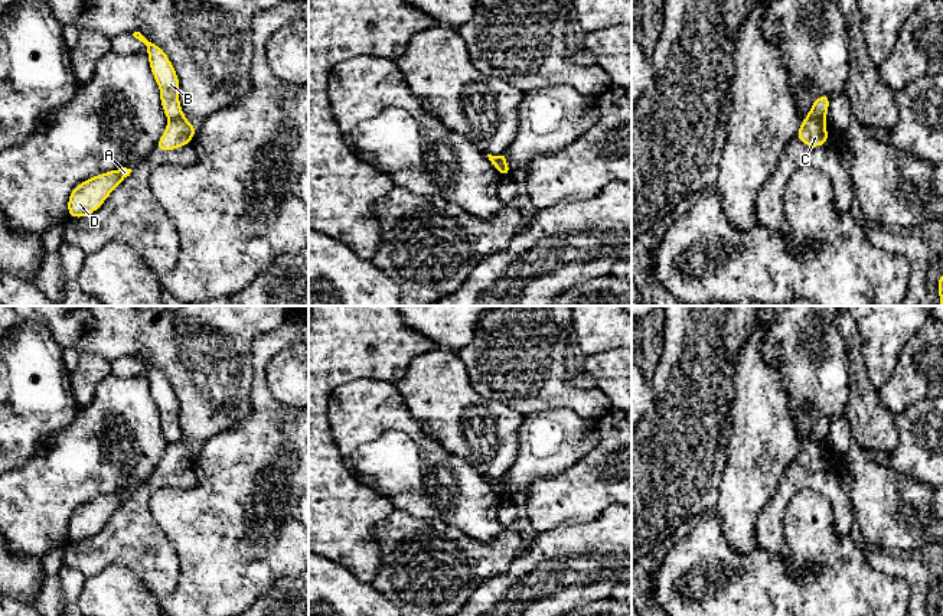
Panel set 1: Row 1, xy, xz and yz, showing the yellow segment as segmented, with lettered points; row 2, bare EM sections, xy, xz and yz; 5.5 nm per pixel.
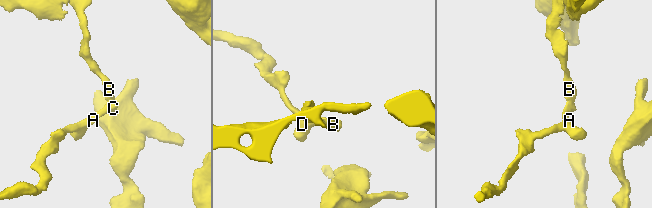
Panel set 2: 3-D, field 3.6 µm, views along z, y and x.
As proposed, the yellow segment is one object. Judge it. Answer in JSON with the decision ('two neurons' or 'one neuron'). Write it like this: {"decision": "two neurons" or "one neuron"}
{"decision": "two neurons"}

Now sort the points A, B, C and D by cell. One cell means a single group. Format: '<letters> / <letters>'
A C D / B

